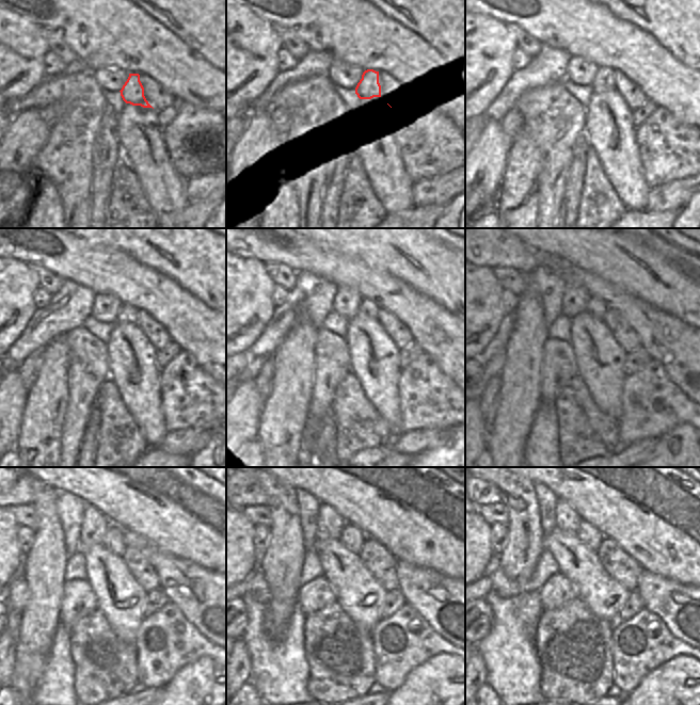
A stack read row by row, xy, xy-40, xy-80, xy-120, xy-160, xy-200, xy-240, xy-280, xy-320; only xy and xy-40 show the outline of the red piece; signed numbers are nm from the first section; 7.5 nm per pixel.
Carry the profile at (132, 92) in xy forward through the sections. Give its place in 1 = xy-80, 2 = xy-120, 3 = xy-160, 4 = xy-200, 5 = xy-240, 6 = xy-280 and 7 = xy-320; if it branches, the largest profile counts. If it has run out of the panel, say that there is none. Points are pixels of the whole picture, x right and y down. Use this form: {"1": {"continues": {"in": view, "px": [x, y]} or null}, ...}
{"1": {"continues": {"in": "xy-80", "px": [605, 79]}}, "2": {"continues": {"in": "xy-120", "px": [127, 314]}}, "3": {"continues": {"in": "xy-160", "px": [367, 308]}}, "4": {"continues": {"in": "xy-200", "px": [597, 307]}}, "5": {"continues": {"in": "xy-240", "px": [113, 541]}}, "6": {"continues": {"in": "xy-280", "px": [351, 537]}}, "7": {"continues": {"in": "xy-320", "px": [588, 534]}}}

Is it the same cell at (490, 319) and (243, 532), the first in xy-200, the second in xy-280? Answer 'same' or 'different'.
same

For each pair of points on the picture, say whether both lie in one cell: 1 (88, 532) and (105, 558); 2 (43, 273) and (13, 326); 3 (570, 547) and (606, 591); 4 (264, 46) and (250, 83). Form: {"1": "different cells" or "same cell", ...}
{"1": "different cells", "2": "different cells", "3": "same cell", "4": "same cell"}

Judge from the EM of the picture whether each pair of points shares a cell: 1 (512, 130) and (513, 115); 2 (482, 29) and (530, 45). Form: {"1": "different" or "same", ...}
{"1": "same", "2": "different"}

